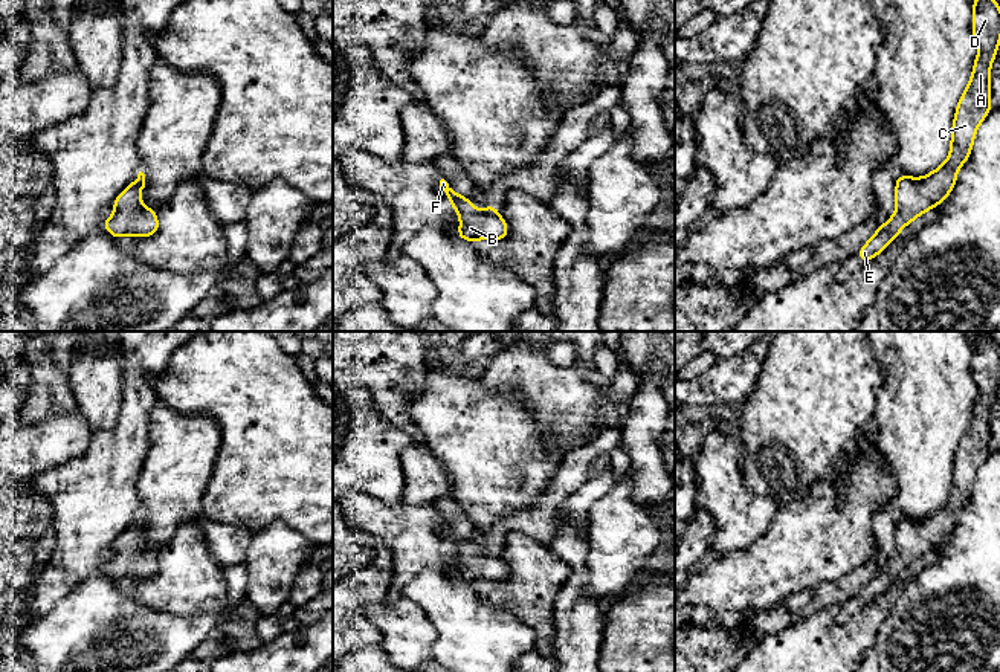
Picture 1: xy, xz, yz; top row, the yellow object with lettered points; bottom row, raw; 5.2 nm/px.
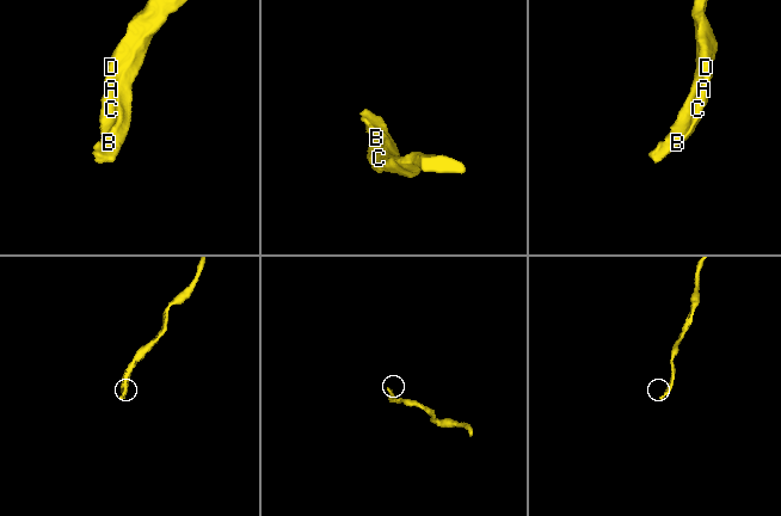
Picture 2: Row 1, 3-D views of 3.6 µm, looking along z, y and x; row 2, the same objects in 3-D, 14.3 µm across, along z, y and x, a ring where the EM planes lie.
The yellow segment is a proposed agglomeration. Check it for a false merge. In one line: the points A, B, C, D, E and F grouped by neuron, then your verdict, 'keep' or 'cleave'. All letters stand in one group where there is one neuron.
groups A B C D E F; keep

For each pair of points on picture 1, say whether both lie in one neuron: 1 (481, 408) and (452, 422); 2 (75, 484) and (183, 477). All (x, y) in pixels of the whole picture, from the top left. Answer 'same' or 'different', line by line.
1: same
2: different

